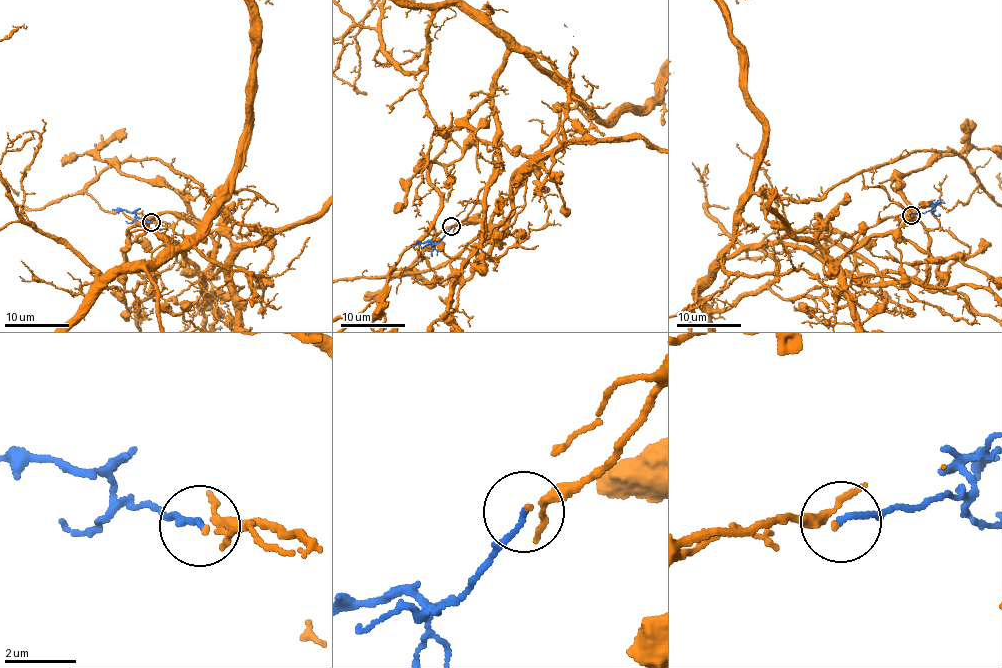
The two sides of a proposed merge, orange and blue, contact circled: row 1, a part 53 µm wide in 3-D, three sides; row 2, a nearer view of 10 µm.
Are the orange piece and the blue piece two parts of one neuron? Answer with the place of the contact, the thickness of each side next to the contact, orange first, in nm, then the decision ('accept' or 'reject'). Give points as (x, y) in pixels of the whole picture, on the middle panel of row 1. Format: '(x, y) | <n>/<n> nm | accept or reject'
(451, 226) | 150/140 nm | reject

